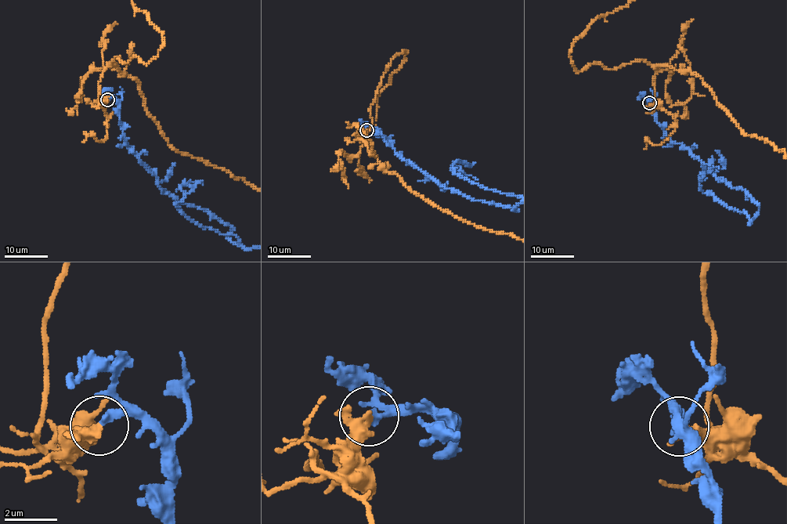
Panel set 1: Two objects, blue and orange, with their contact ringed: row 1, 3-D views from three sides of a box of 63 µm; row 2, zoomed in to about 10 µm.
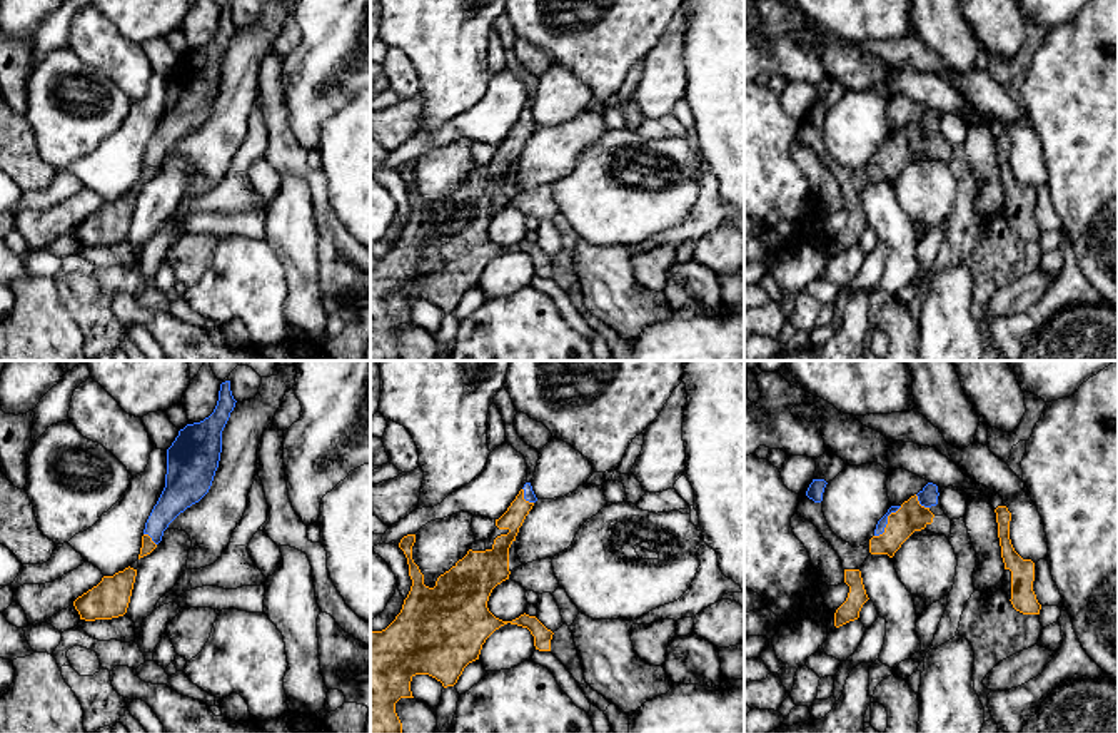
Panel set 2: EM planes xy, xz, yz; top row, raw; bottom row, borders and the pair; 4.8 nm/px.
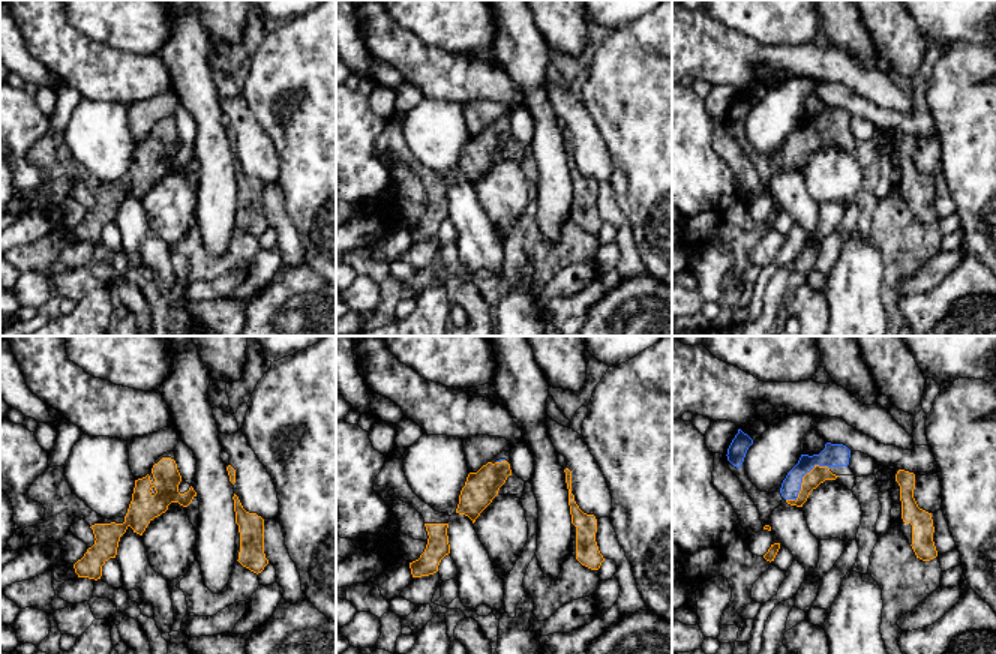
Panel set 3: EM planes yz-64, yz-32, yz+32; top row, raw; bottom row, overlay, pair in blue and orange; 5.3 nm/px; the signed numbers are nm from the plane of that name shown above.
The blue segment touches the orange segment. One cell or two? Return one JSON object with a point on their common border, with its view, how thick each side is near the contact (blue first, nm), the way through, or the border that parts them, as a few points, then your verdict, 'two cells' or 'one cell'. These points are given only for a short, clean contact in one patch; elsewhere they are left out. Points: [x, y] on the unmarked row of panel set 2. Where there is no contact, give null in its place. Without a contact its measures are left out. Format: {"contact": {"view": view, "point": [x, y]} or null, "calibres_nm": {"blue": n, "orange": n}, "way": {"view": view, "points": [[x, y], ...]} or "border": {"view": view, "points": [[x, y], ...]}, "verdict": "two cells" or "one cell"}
{"contact": {"view": "yz", "point": [886, 147]}, "calibres_nm": {"blue": 50, "orange": 150}, "verdict": "two cells"}

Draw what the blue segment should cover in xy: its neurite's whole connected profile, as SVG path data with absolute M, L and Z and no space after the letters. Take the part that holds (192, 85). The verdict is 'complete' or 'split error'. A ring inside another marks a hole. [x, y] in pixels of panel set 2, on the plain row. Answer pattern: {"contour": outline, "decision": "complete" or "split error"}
{"contour": "M230 7L222 8L214 38L180 55L167 75L165 114L144 155L155 170L180 139L209 119L220 87L222 57L235 28Z", "decision": "complete"}

